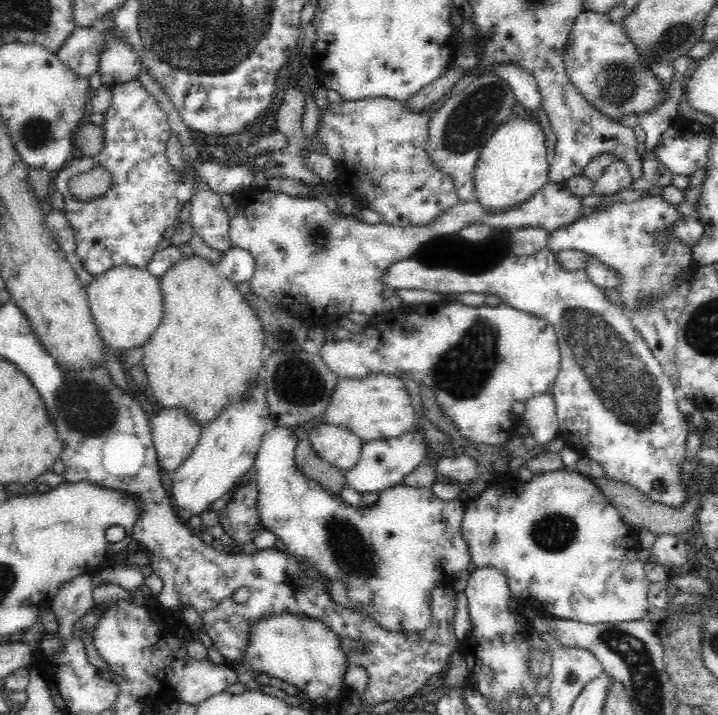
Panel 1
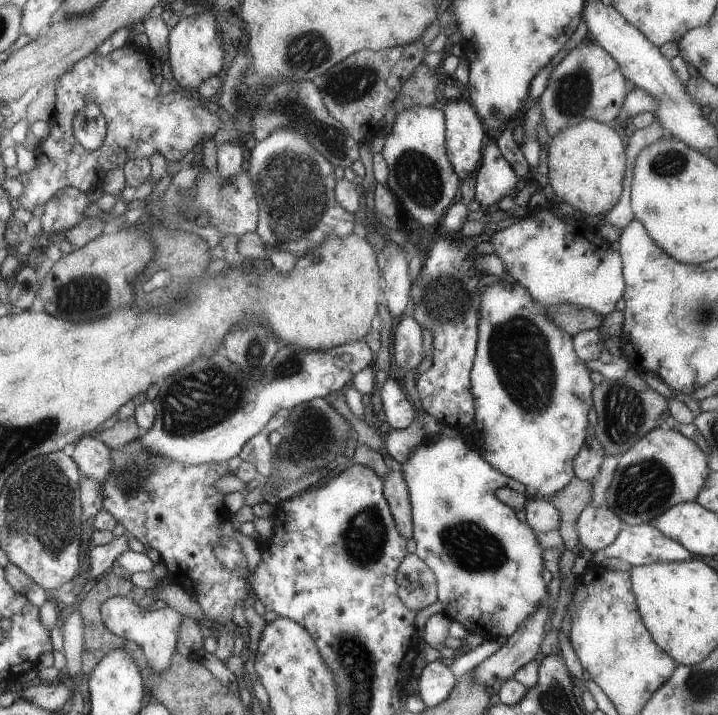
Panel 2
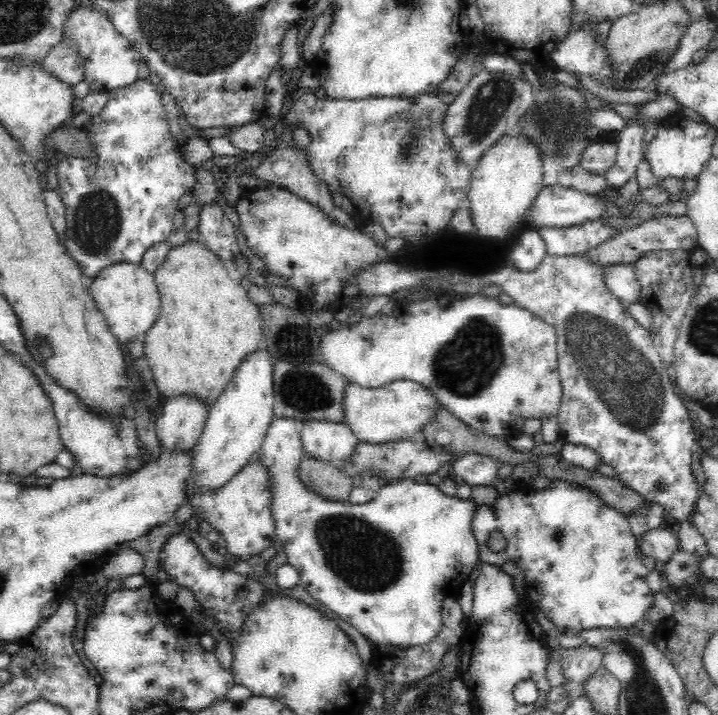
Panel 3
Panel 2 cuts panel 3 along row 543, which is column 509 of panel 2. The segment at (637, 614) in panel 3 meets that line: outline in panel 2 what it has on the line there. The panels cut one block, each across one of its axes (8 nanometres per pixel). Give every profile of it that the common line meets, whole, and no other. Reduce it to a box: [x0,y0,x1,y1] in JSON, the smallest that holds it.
[398,434,545,640]

